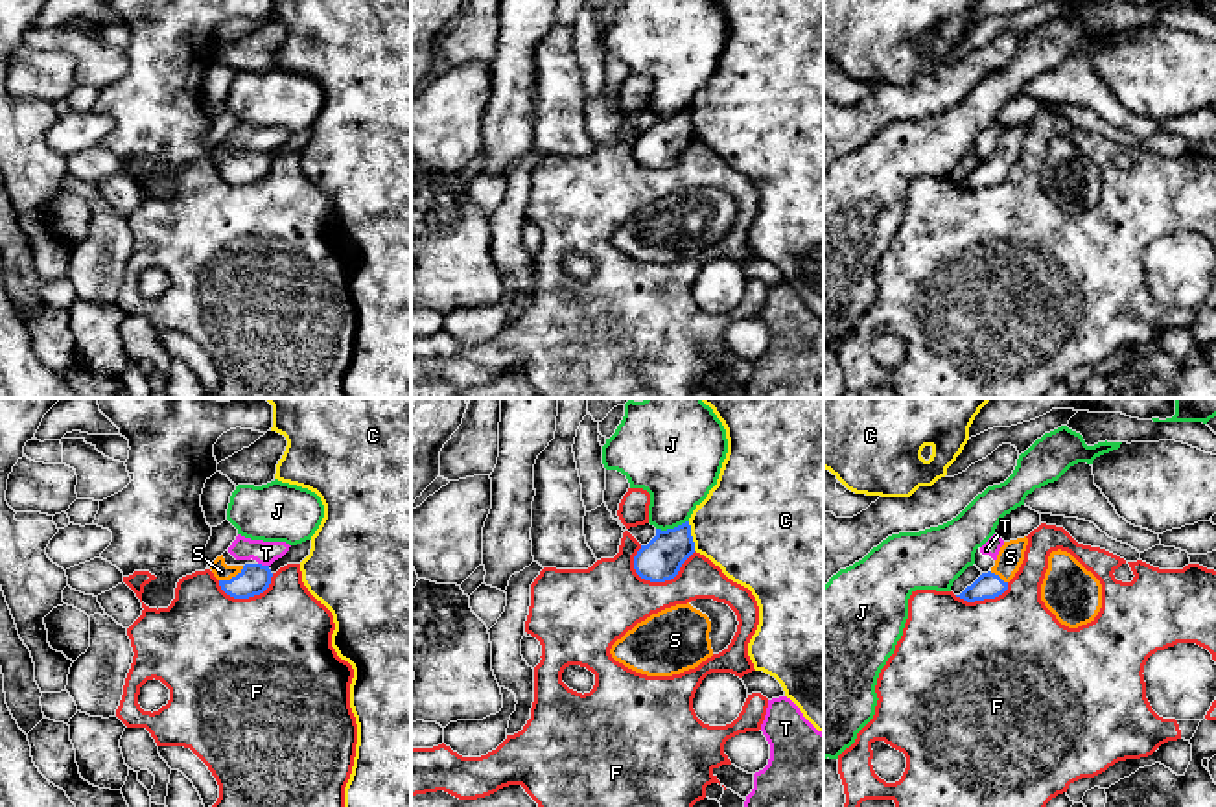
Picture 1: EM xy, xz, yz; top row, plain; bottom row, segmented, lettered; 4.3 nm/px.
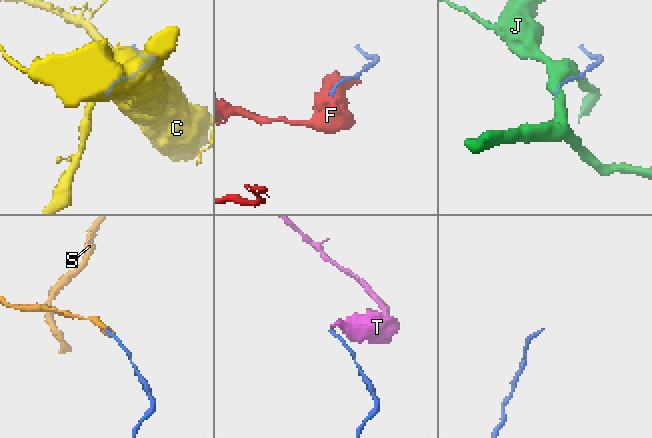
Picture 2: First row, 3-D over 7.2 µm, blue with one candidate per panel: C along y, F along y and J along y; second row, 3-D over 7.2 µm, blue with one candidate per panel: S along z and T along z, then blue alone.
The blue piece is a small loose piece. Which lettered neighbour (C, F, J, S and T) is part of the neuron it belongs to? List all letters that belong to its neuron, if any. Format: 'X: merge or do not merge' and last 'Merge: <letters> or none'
C: do not merge
F: do not merge
J: do not merge
S: merge
T: do not merge
Merge: S

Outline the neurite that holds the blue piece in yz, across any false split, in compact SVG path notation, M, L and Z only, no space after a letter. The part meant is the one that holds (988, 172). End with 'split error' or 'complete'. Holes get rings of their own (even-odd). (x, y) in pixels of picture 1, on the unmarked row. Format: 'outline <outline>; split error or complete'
outline M1026 123L1004 129L997 142L995 153L988 160L982 160L971 173L967 173L956 184L967 190L975 190L1002 182L1008 177L1008 170L1015 164L1024 147L1026 133Z; split error

